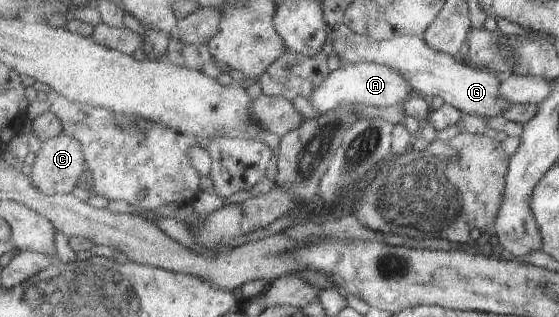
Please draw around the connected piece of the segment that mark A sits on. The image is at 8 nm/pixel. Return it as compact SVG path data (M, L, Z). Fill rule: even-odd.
M377 63L350 64L333 71L325 83L309 97L311 107L321 114L329 114L345 105L365 105L374 107L402 107L415 91L411 83L395 69Z

